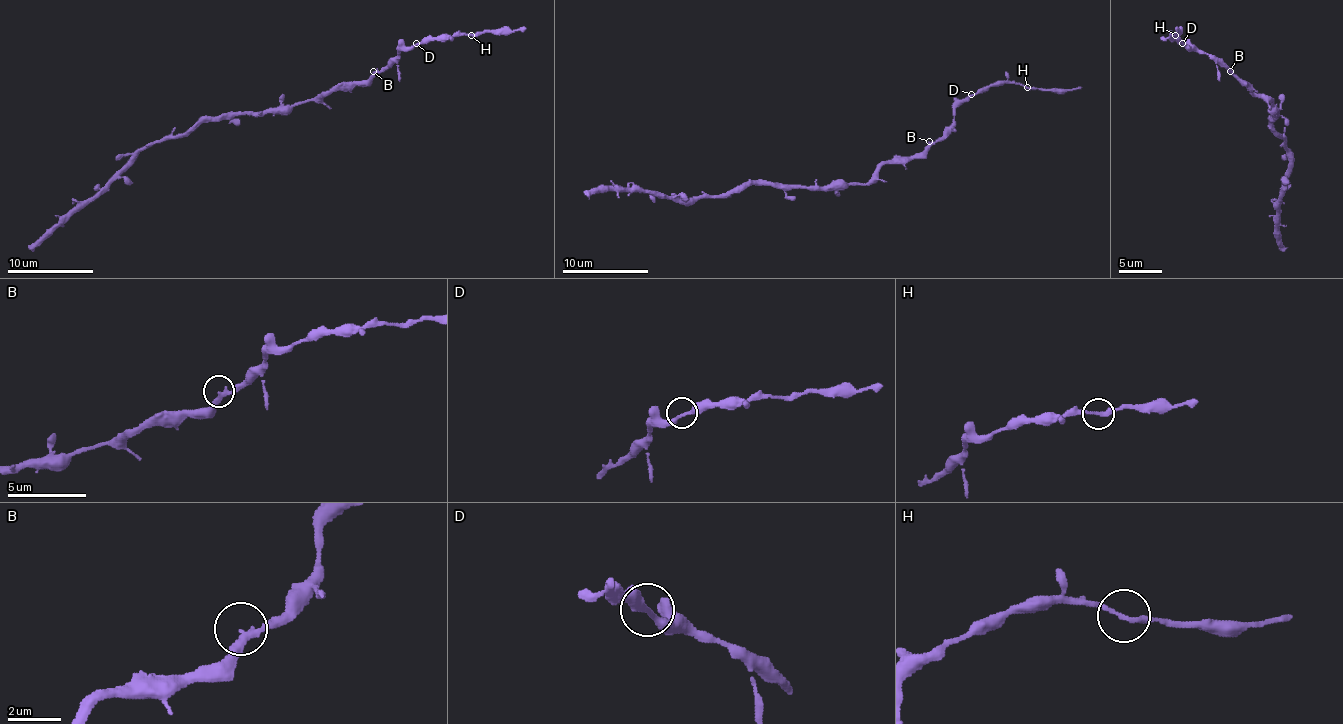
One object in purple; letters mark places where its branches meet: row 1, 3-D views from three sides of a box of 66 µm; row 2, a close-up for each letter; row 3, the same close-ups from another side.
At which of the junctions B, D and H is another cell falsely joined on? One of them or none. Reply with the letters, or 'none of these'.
none of these

